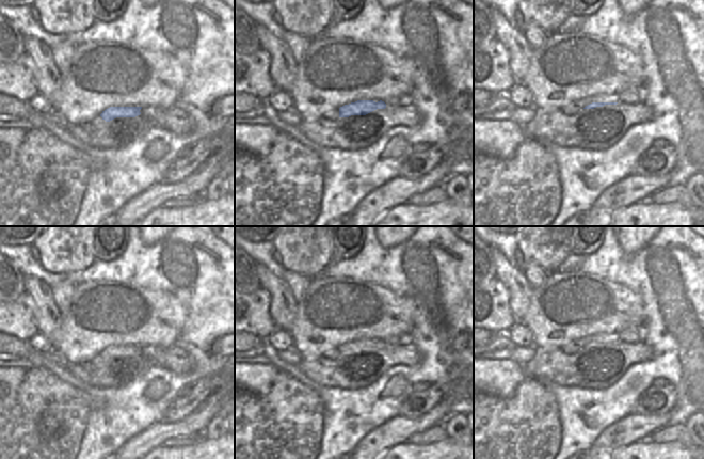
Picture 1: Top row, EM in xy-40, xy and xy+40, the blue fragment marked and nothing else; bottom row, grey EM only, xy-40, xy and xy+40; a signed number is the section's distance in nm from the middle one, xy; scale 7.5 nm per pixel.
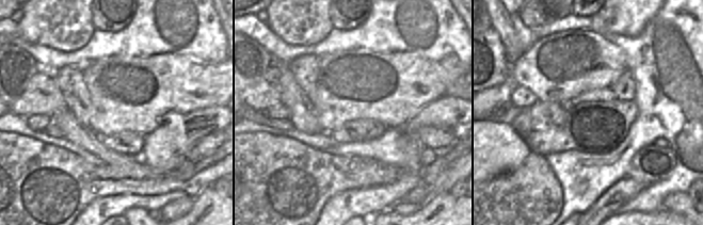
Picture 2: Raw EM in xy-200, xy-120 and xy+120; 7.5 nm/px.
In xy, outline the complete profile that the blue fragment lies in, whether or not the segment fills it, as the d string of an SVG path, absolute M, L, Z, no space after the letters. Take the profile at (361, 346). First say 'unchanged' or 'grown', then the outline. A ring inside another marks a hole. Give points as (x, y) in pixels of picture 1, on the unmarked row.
grown; M357 339L349 344L345 344L339 348L334 348L325 354L330 359L338 357L349 357L351 354L366 354L377 348L385 348L386 343L382 339Z

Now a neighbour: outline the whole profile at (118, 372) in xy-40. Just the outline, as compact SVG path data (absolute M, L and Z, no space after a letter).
M177 344L170 348L143 346L135 357L116 357L106 361L100 354L86 363L70 363L70 373L82 382L97 389L125 386L153 365L176 374L192 370L192 358Z

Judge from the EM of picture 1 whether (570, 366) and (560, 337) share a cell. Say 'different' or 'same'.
different

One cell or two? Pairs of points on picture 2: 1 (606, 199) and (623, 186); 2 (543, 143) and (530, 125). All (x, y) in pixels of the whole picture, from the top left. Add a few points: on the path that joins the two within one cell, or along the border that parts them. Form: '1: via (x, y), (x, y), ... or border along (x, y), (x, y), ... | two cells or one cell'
1: via (610, 198), (619, 190) | one cell
2: via (543, 139), (534, 129) | one cell

